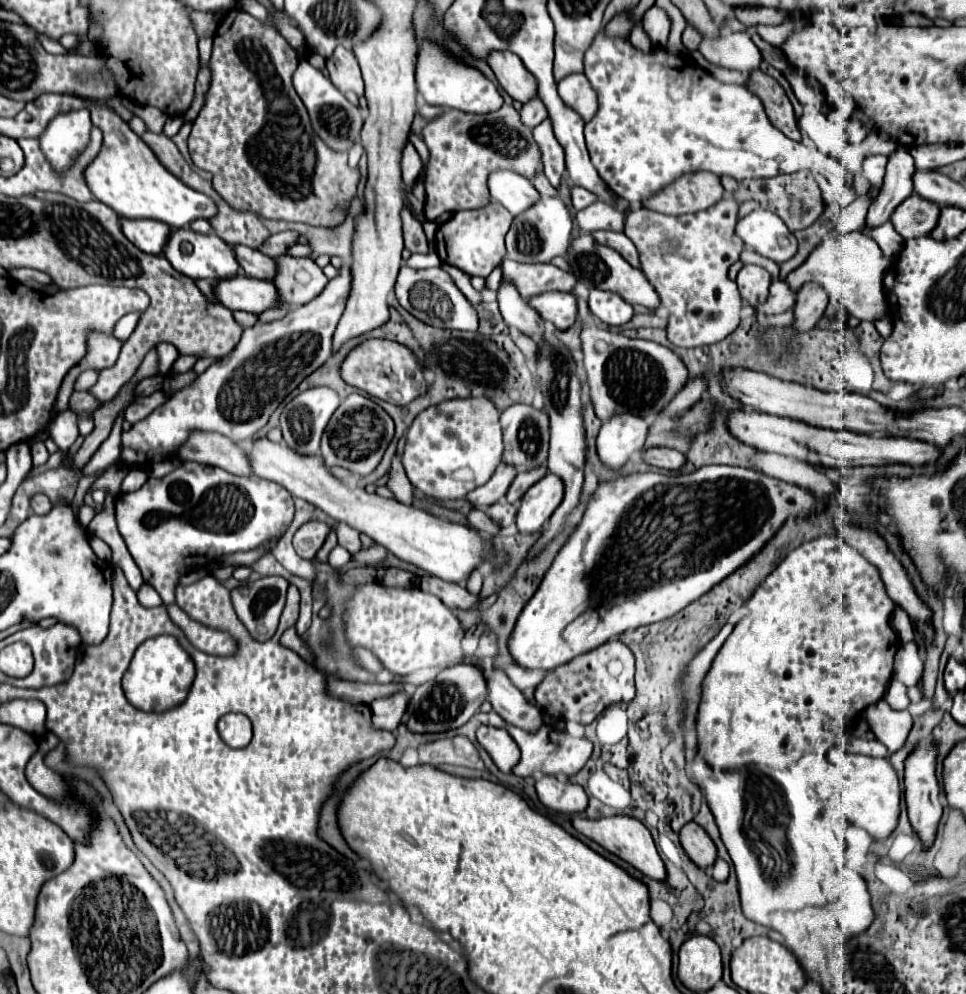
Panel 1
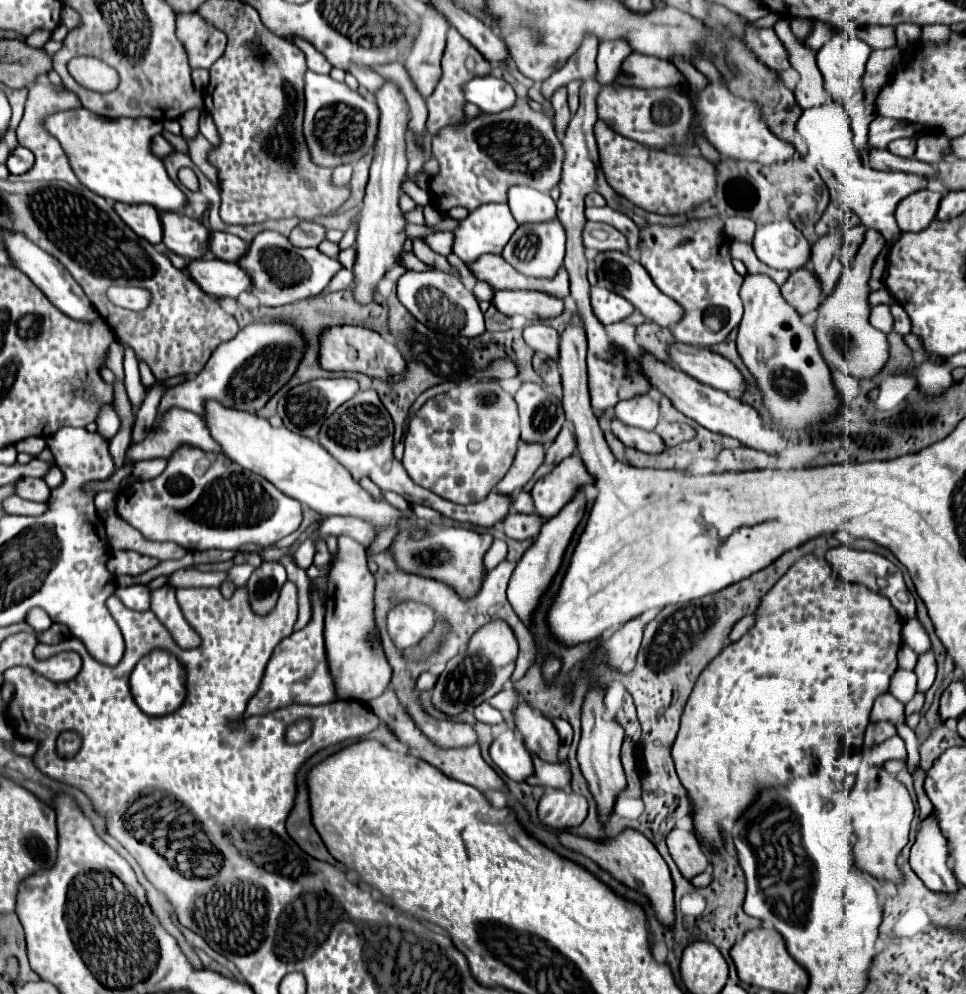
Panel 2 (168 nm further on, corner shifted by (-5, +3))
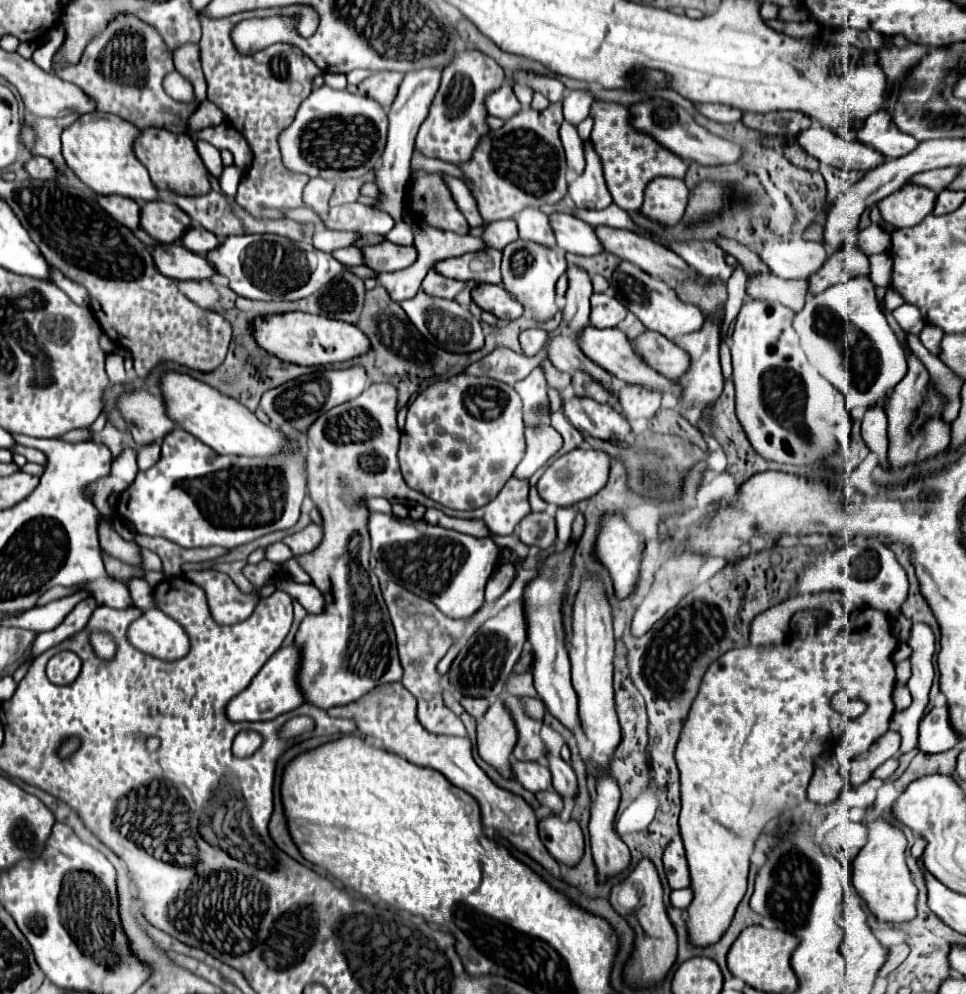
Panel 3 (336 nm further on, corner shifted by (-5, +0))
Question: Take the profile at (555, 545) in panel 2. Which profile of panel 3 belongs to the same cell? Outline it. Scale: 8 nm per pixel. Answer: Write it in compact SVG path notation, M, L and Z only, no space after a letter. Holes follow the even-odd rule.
M567 545L563 551L553 553L541 567L539 577L531 581L525 587L523 603L525 603L525 615L527 615L527 627L529 627L529 641L533 645L533 679L535 689L543 703L547 705L547 711L557 717L567 729L573 733L581 729L581 719L577 711L577 693L571 685L571 665L567 647L563 641L563 625L561 625L561 605L567 593L567 579L569 579L569 565L573 557L575 545Z

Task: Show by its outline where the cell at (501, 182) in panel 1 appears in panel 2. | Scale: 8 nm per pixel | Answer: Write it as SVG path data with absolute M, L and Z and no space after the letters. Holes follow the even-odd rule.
M511 186L509 192L509 208L519 224L551 220L557 212L555 200L547 192L539 192L531 186Z

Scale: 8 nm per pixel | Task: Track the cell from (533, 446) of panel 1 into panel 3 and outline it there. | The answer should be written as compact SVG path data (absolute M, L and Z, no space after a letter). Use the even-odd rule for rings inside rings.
M535 367L523 381L517 381L515 391L523 401L523 419L527 425L537 425L541 421L549 423L549 409L547 409L547 383L543 367Z

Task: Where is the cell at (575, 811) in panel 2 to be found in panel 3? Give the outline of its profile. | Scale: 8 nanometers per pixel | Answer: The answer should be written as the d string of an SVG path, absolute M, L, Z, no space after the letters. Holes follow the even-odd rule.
M549 815L539 823L539 837L557 863L575 867L581 861L585 843L577 821L563 823L557 815Z

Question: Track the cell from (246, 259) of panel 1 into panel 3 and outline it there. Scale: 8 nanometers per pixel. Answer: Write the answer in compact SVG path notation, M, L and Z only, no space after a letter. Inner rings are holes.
M191 225L191 227L183 233L183 237L181 237L181 245L183 245L185 249L201 255L201 257L205 257L205 255L207 255L205 251L215 249L219 243L221 243L221 241L219 241L215 235L211 235L207 229L203 229L203 227L199 227L199 225Z

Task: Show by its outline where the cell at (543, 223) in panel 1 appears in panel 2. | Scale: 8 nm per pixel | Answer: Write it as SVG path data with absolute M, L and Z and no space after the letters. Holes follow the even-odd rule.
M553 218L549 222L535 222L535 224L519 224L511 240L507 242L507 248L503 250L503 258L517 268L519 272L535 278L551 278L555 276L557 268L563 266L565 256L565 228L559 222L559 218Z

